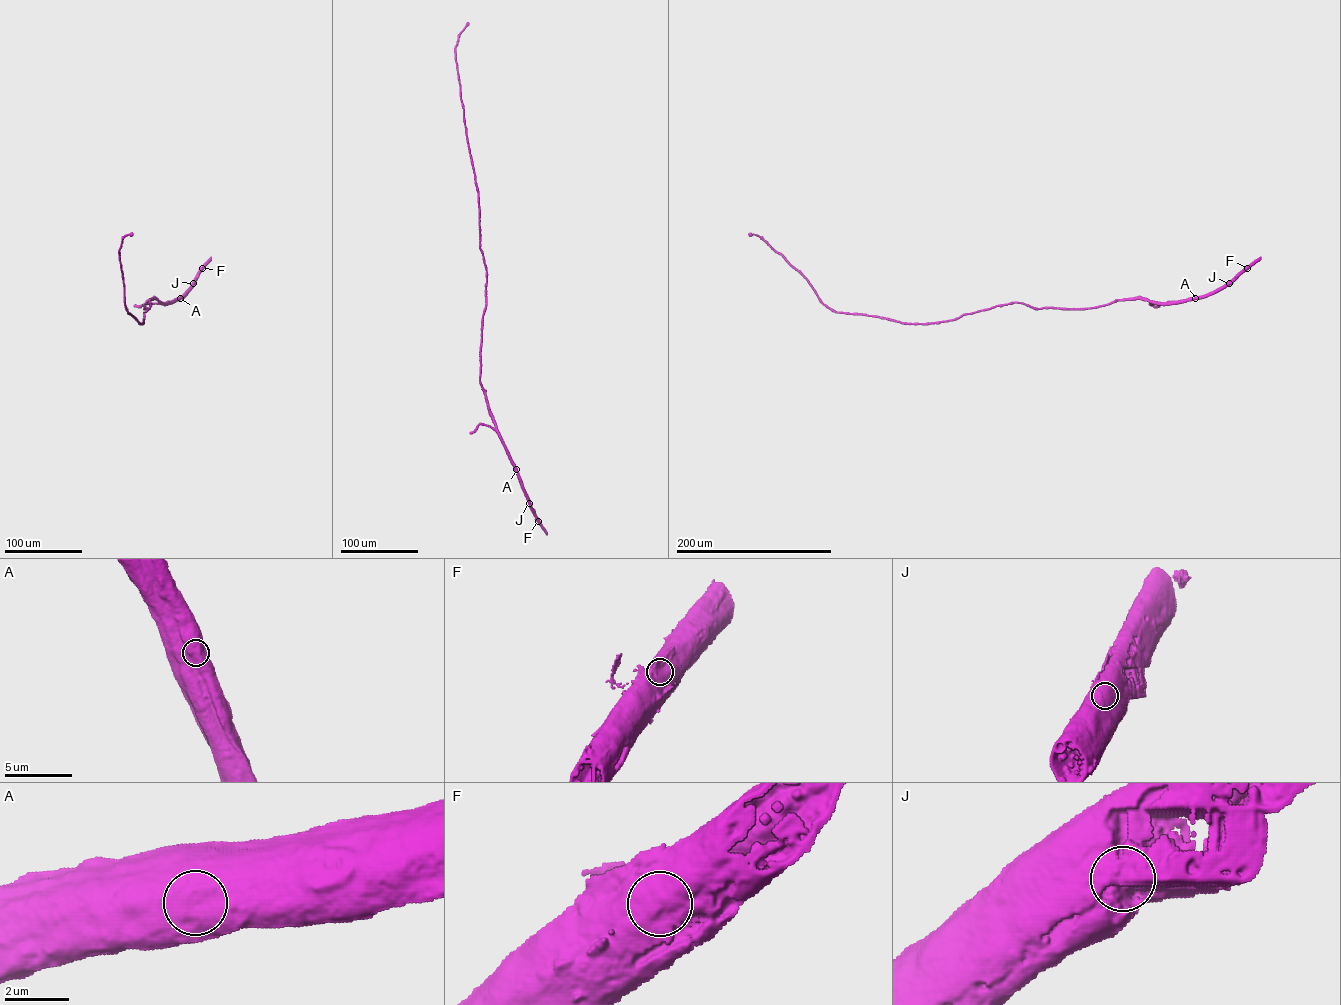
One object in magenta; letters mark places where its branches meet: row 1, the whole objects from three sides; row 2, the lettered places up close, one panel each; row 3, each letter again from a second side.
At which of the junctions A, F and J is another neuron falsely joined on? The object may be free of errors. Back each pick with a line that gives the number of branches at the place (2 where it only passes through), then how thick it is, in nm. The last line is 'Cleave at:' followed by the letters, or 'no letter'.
Cleave at: no letter

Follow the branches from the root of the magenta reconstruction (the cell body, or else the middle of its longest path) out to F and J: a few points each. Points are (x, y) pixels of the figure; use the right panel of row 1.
F: (1188, 300), (1226, 286), (1247, 268)
J: (1188, 300), (1214, 292), (1229, 283)

